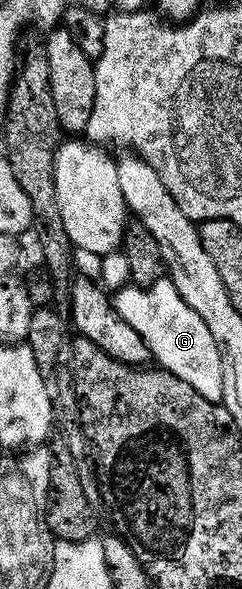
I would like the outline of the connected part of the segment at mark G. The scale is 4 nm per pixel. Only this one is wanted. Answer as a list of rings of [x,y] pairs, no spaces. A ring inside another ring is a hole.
[[[170,278],[158,279],[152,287],[128,285],[118,288],[113,302],[119,316],[137,329],[162,370],[181,377],[181,381],[189,381],[189,385],[209,401],[217,403],[223,399],[223,356],[213,341],[213,333],[209,333],[205,321],[185,305]]]

